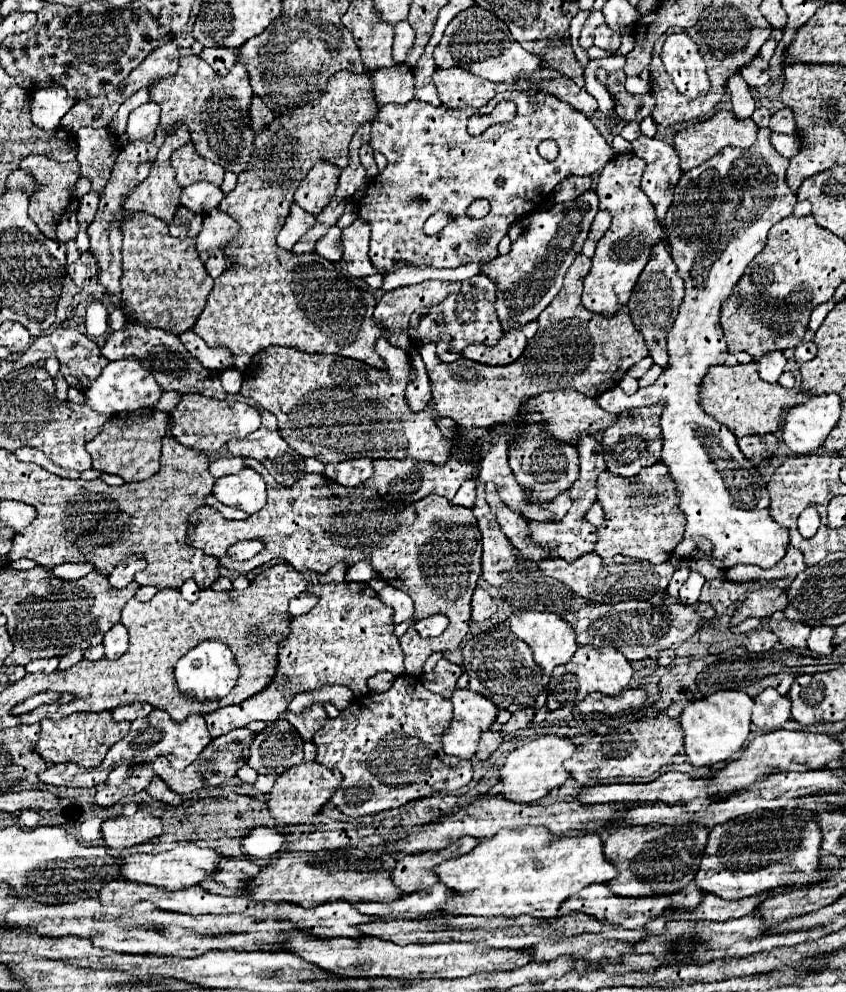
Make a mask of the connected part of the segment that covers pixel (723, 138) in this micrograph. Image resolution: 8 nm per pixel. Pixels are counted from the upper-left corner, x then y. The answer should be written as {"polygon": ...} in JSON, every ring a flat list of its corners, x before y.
{"polygon":[[716,111,710,119,706,121,698,121,692,127,678,131,674,135,674,149,680,157,680,169,686,173,698,165,702,165,704,161,708,161,710,157,714,157,716,153,720,153,724,147,732,145,732,147,750,147,756,141,756,133,758,133,758,125,752,119,736,119,732,111]]}

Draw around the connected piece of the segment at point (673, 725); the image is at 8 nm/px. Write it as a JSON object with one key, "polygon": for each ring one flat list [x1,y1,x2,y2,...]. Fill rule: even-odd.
{"polygon":[[666,715,624,723,606,735,598,733,590,737,588,743,580,745,576,753,566,761,566,769,570,769,570,775,580,785,586,785,586,787,612,783,616,779,628,779,628,781,646,779,654,775,662,765,670,763,670,759,682,747,682,737,684,733,680,723]]}

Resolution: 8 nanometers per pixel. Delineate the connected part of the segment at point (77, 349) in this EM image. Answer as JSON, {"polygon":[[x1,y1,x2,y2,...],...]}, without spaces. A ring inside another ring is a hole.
{"polygon":[[60,327,60,329,50,331,48,335,36,337,36,341,32,341,32,345,26,351,26,359,28,359,28,363,38,363,38,361,44,361,44,353,52,353,58,357,60,371,66,377,68,385,72,385,80,391,84,391,80,381,96,381,96,377,102,373,104,365,108,363,108,359,100,353,100,347,92,339,88,339,88,335,84,335,76,329,62,329]]}

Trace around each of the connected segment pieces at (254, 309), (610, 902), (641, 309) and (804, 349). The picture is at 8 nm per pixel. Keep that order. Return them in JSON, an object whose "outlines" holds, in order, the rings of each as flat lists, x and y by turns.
{"outlines":[[[338,71,328,79,326,91,322,91,318,99,294,109,288,115,276,115,274,121,266,125,266,129,256,133,250,165,238,175,236,189,230,191,218,205,218,209,230,215,240,227,238,235,224,247,224,255,230,259,232,265,214,281,214,289,206,301,206,307,194,325,194,333,200,335,210,347,222,343,234,353,236,369,246,369,246,365,250,365,250,359,270,345,296,347,310,353,334,353,364,361,374,367,384,367,382,359,374,353,374,341,378,337,390,339,400,349,410,349,410,339,406,333,392,335,374,323,372,313,376,299,364,279,354,279,346,271,342,275,342,269,336,263,326,261,318,253,296,255,292,251,280,249,276,243,276,235,284,225,294,201,294,191,298,189,306,173,320,159,344,169,348,161,350,139,358,131,358,127,362,127,364,123,372,123,376,115,378,105,374,105,370,73,358,75,350,71]],[[594,883,594,885,586,885,584,889,580,889,574,897,568,897,562,903,562,913,558,913,558,917,572,913,572,911,580,911,580,913,592,915,596,921,602,921,604,925,618,925,622,929,642,931,648,921,664,915,666,911,678,911,678,913,694,911,702,903,702,897,704,897,704,891,700,891,694,883,678,893,656,895,656,897,654,895,652,897,618,897,610,891,610,887,606,883]],[[658,243,652,247,652,257,638,277,634,293,630,295,630,301,628,301,628,309,630,309,630,317,632,317,634,327,640,331,640,335,644,337,644,341,648,345,650,357,660,367,668,365,666,335,678,317,678,307,682,303,682,297,684,297,684,281,680,279,668,249,662,243]],[[814,341,800,343,800,345,794,349,794,359,796,359,796,363,804,363,804,361,814,359,814,357,816,357,816,345,814,345]]]}

